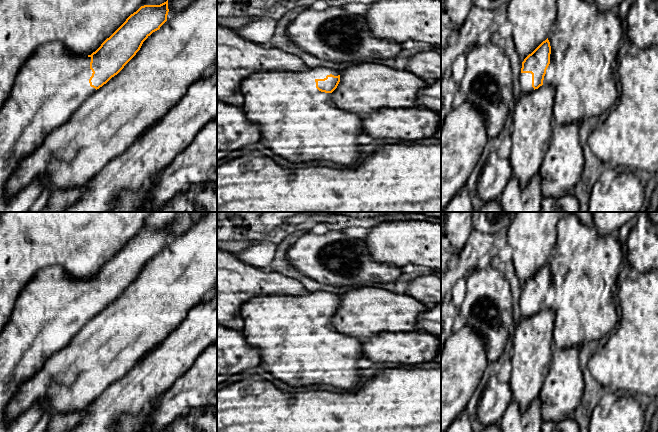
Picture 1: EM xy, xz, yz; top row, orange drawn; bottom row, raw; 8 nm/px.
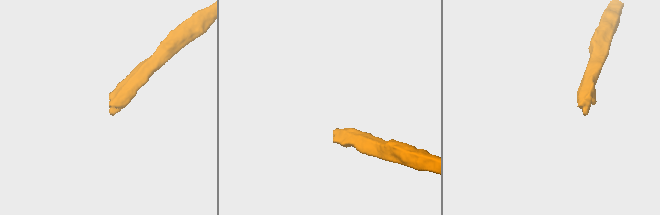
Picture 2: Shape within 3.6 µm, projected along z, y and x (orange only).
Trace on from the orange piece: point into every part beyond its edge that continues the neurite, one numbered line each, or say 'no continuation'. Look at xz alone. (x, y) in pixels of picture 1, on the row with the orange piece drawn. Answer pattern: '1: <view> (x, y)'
1: xz (297, 122)

